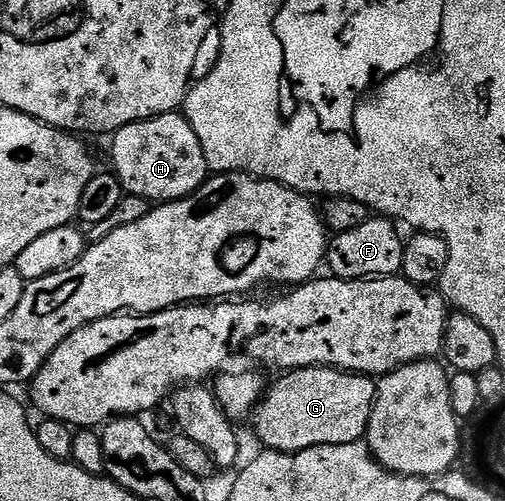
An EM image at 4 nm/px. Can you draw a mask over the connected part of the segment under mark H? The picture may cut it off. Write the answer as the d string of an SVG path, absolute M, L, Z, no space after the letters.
M179 112L141 120L118 130L110 139L113 172L123 186L124 195L141 196L148 204L179 202L190 198L209 177L201 140Z

